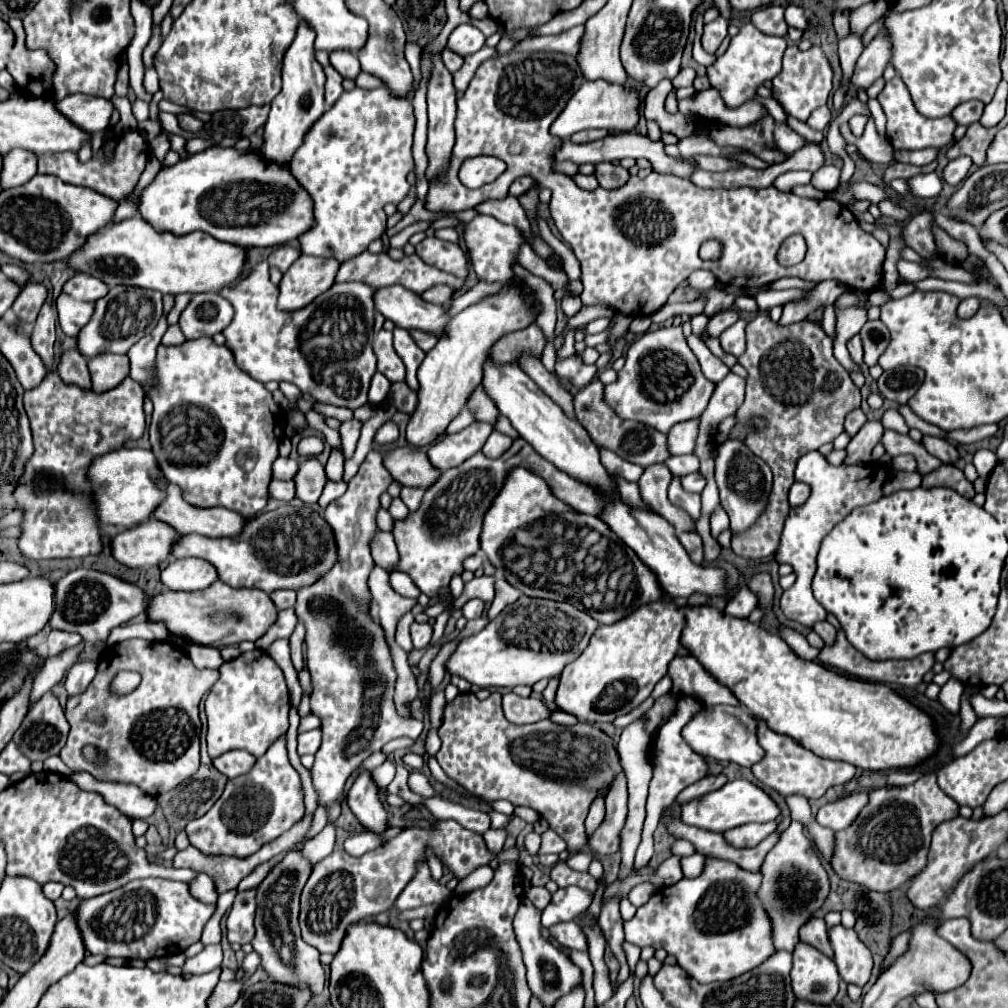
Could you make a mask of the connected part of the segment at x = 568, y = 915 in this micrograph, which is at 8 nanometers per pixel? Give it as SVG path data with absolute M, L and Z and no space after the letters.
M565 887L553 893L551 903L543 909L541 924L550 928L552 925L573 920L591 905L591 895L579 887Z

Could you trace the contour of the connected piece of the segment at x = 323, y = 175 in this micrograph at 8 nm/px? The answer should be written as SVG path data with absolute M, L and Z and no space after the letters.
M359 87L343 93L343 97L339 97L339 101L327 109L323 117L315 121L315 125L311 125L307 137L303 137L303 145L291 159L291 171L315 201L317 225L299 237L303 255L325 257L343 263L367 251L369 243L383 235L387 223L387 215L383 211L385 203L397 205L409 191L407 175L413 171L413 129L415 117L407 99L397 99L387 89L365 91Z

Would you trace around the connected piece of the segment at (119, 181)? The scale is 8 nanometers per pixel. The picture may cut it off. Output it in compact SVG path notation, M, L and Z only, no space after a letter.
M135 131L135 133L127 133L119 139L119 145L115 149L115 159L111 165L103 165L101 153L97 153L97 157L93 157L89 163L79 163L75 153L55 153L55 155L39 157L39 173L57 175L65 183L83 185L83 187L89 187L101 195L115 199L115 201L123 201L125 197L129 197L133 193L133 189L145 169L147 157L149 157L149 143L141 137L139 131Z

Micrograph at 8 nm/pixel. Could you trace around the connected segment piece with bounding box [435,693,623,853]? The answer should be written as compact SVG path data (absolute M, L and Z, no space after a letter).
M459 693L455 701L445 705L439 737L441 749L435 757L451 779L455 779L467 791L485 801L507 799L515 807L535 809L539 817L549 823L549 829L553 829L567 843L569 853L585 849L587 811L599 795L605 795L611 789L611 781L619 773L623 773L621 759L613 739L597 725L577 723L573 727L563 727L551 723L549 719L531 725L515 725L509 723L501 711L501 693L491 693L485 701L479 701L473 693Z

